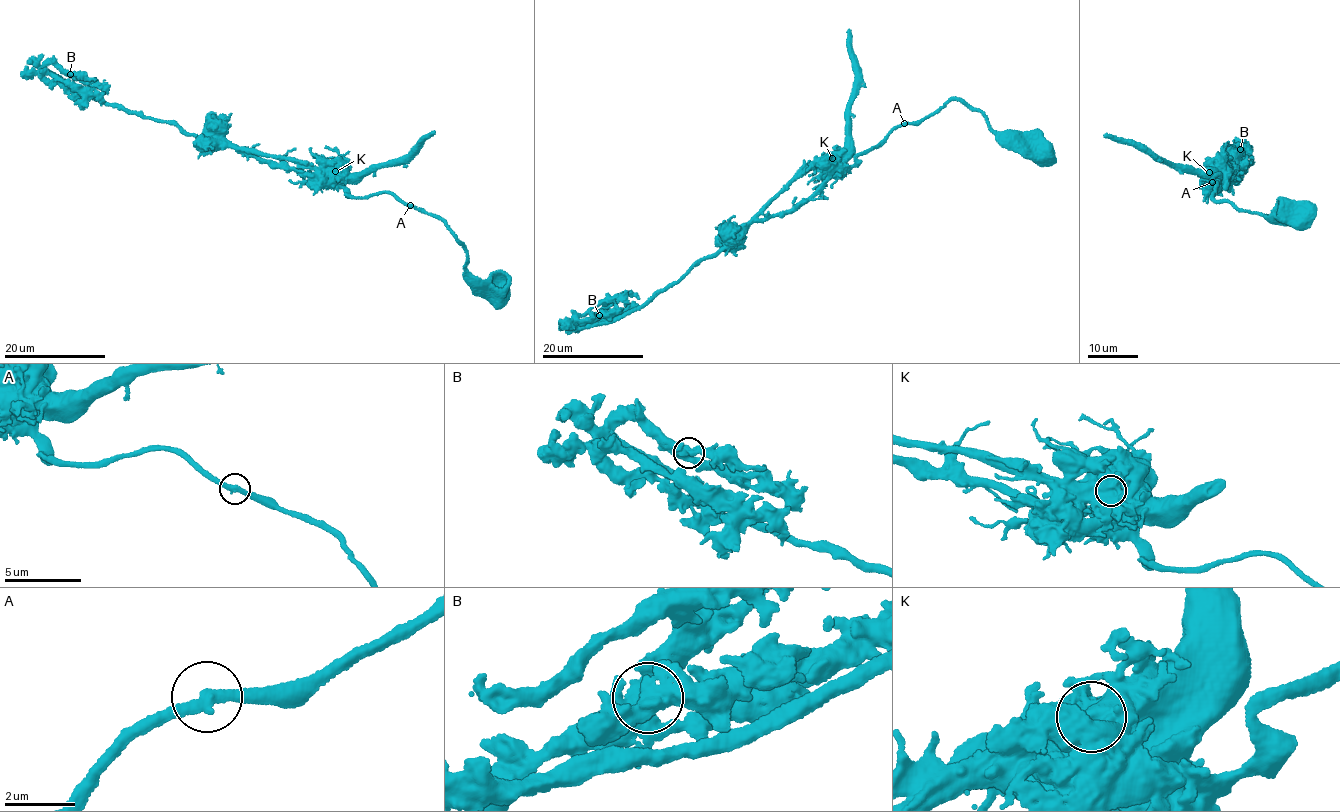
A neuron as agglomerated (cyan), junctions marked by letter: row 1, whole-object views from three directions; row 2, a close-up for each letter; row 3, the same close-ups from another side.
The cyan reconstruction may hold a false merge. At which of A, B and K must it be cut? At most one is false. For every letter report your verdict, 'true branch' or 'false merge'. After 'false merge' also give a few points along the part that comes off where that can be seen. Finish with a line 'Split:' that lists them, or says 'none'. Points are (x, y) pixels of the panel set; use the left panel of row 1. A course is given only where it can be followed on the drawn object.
A: true branch
B: true branch
K: false merge; foreign part runs (335, 171), (319, 170), (286, 159), (243, 151), (223, 138), (223, 122), (208, 113)
Split: K

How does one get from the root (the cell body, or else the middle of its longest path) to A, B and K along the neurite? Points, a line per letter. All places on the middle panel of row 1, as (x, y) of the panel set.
A: (1040, 154), (1036, 157), (1020, 133), (996, 132), (986, 115), (955, 100), (918, 121), (905, 123)
B: (1040, 154), (951, 100), (640, 306), (578, 330), (599, 315)
K: (1040, 154), (1020, 133), (996, 132), (986, 115), (955, 100), (901, 124), (852, 165), (831, 157)

